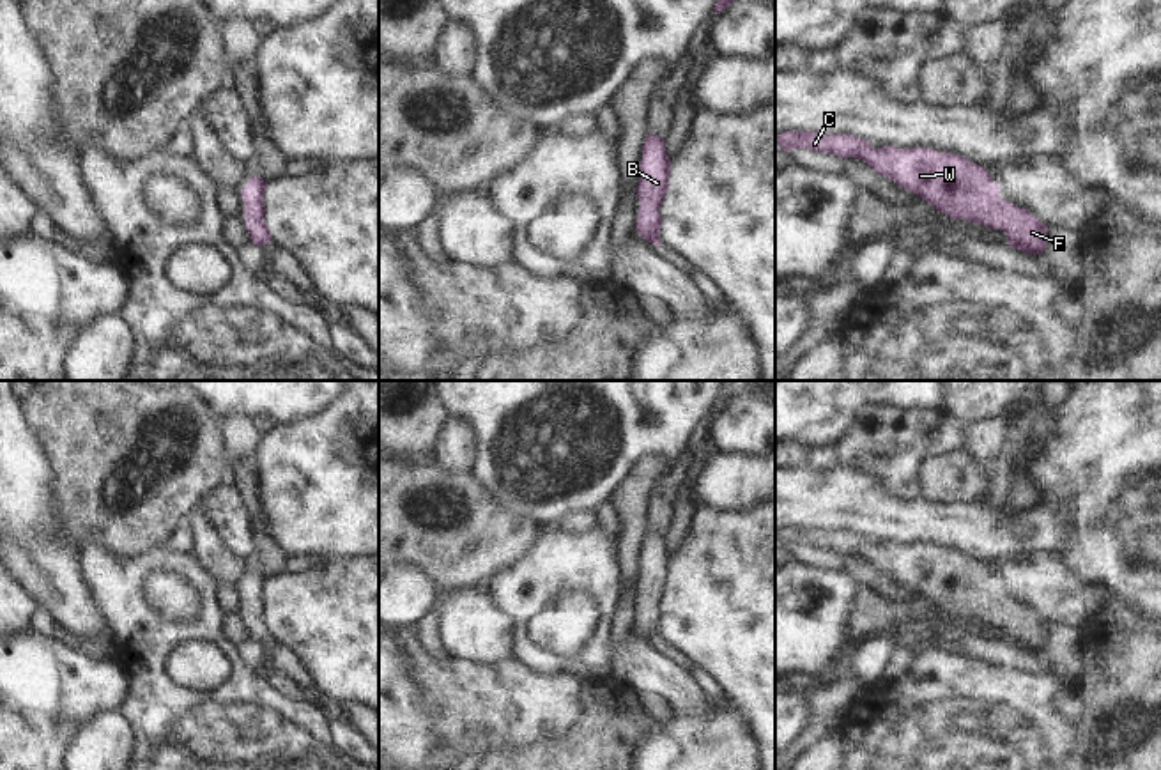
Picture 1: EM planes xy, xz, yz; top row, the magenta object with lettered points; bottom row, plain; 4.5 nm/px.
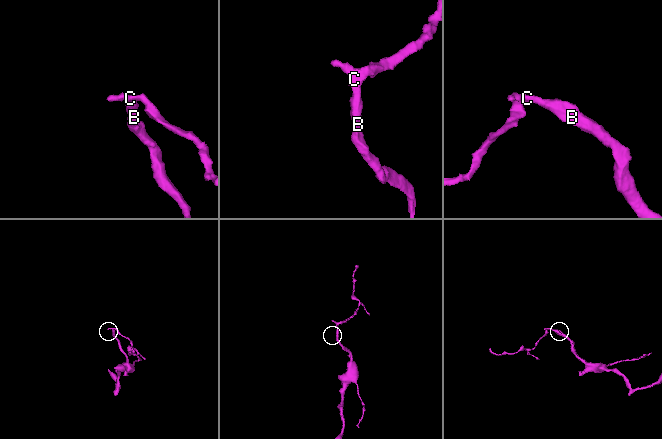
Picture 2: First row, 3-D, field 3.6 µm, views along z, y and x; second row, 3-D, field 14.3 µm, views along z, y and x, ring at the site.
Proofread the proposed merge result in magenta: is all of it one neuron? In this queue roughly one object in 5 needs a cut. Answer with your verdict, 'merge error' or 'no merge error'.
no merge error

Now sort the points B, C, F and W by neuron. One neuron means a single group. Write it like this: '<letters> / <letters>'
B C F W

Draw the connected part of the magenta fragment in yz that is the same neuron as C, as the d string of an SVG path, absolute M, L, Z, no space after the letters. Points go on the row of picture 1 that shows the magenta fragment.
M786 131L775 135L780 147L809 149L839 158L858 158L878 173L892 179L938 212L952 219L966 219L1003 230L1009 246L1030 255L1046 248L1048 227L1032 212L1000 198L1000 186L988 175L984 166L952 152L934 149L897 149L885 145L874 149L864 138L853 135L821 135L814 131Z

